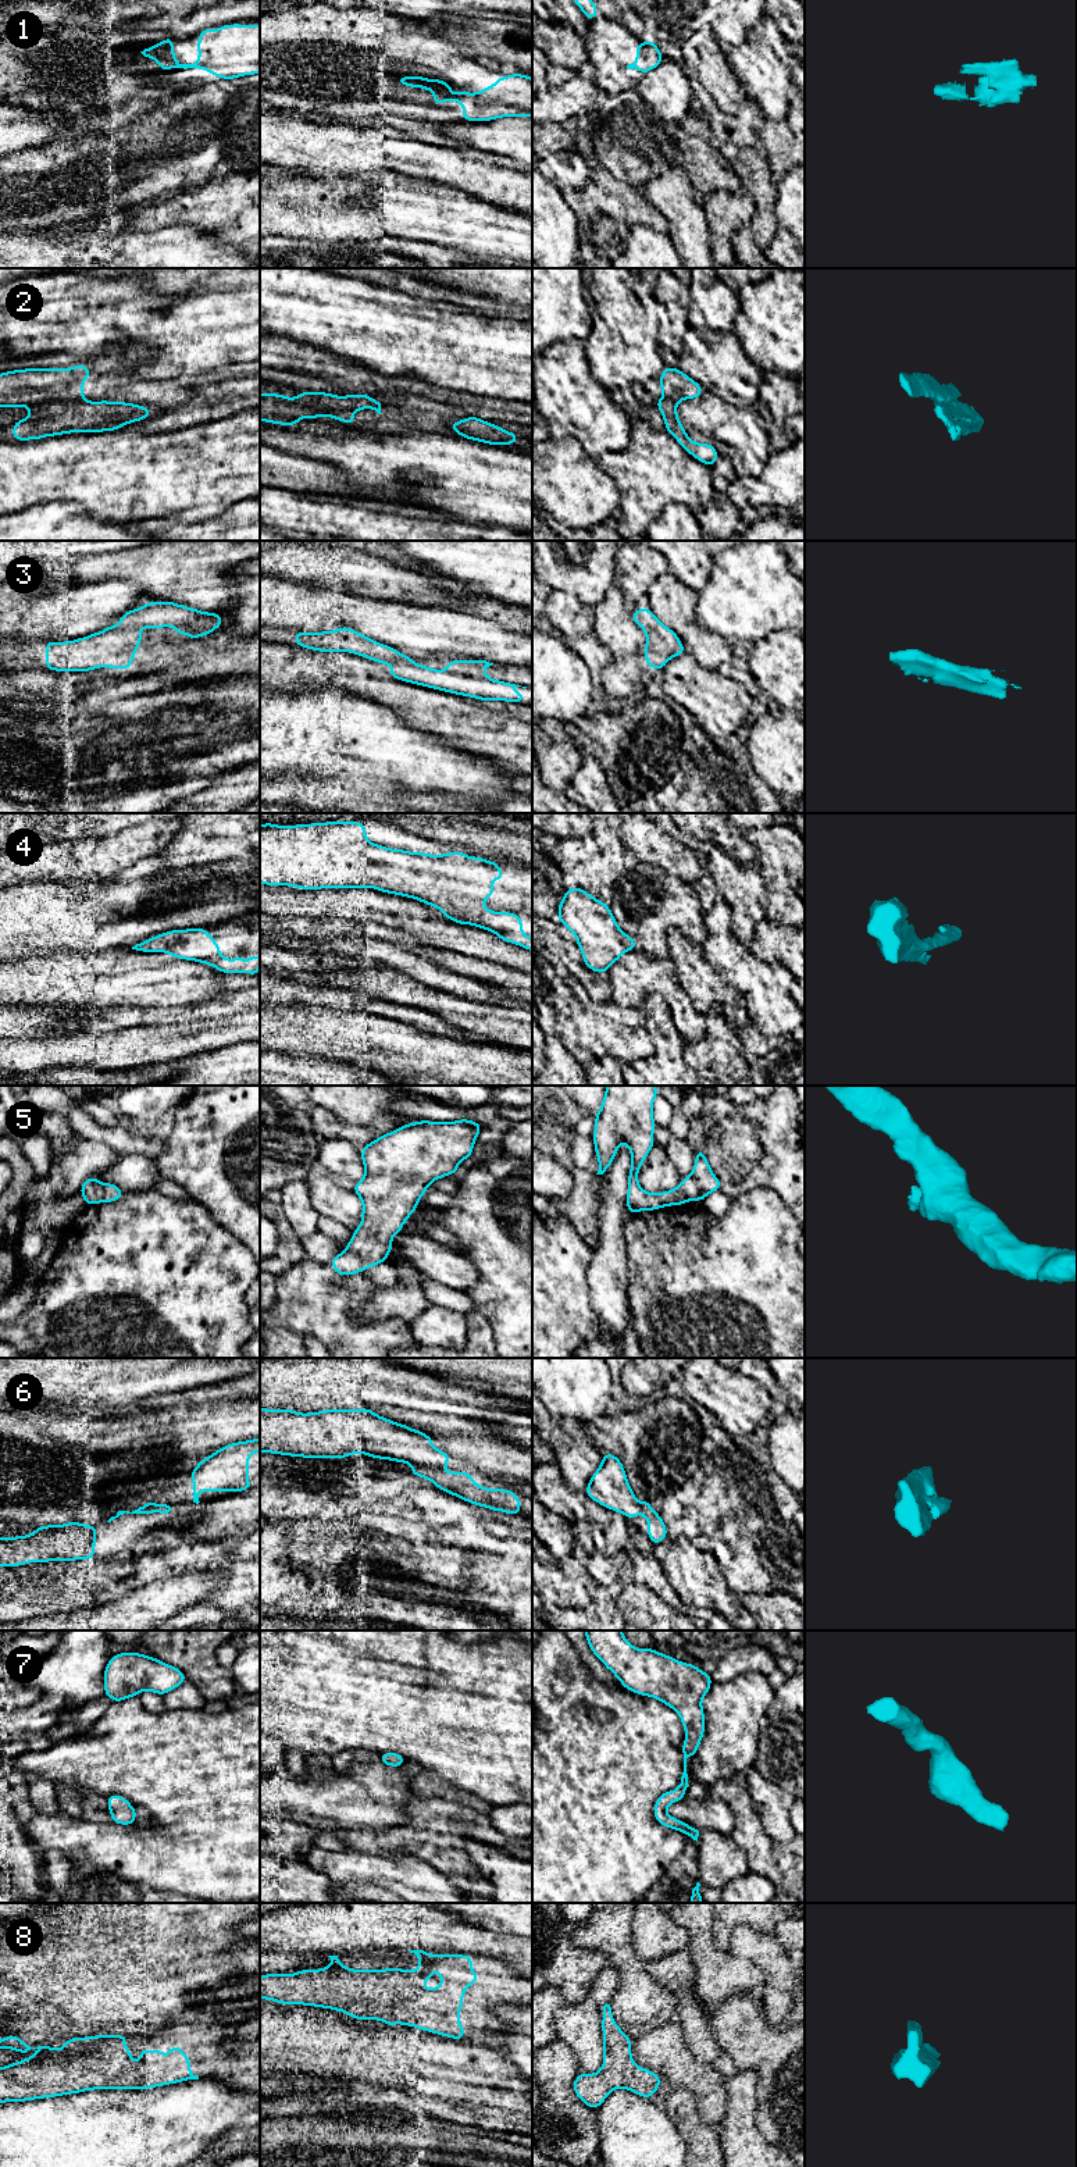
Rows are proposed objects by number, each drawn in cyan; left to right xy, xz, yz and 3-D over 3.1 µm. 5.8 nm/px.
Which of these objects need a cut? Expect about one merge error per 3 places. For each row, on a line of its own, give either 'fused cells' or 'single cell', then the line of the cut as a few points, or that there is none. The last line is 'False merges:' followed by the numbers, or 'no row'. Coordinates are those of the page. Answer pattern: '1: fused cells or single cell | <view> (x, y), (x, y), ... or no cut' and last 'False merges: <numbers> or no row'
1: single cell | no cut
2: fused cells | xz (298, 395), (309, 405), (317, 407), (353, 412)
3: single cell | no cut
4: single cell | no cut
5: single cell | no cut
6: single cell | no cut
7: single cell | no cut
8: single cell | no cut
False merges: 2

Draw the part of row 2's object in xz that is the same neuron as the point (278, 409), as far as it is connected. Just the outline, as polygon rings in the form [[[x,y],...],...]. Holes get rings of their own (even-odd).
[[[260,393],[260,421],[297,425],[300,418],[331,417],[353,427],[354,411],[322,410],[309,406],[299,395],[293,399],[278,393]]]

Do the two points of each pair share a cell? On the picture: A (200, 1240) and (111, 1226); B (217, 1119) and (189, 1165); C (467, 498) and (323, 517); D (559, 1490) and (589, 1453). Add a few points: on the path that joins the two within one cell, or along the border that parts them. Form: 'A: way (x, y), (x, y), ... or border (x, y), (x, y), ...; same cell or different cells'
A: way (178, 1240), (134, 1240); same cell
B: way (217, 1130), (217, 1137), (200, 1154); same cell
C: border (377, 501), (385, 503); different cells
D: border (555, 1461), (560, 1478), (578, 1492); different cells

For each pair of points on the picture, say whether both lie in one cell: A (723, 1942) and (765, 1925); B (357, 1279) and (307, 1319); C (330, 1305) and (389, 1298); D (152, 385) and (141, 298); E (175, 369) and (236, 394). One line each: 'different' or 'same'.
A: same
B: same
C: different
D: different
E: different

